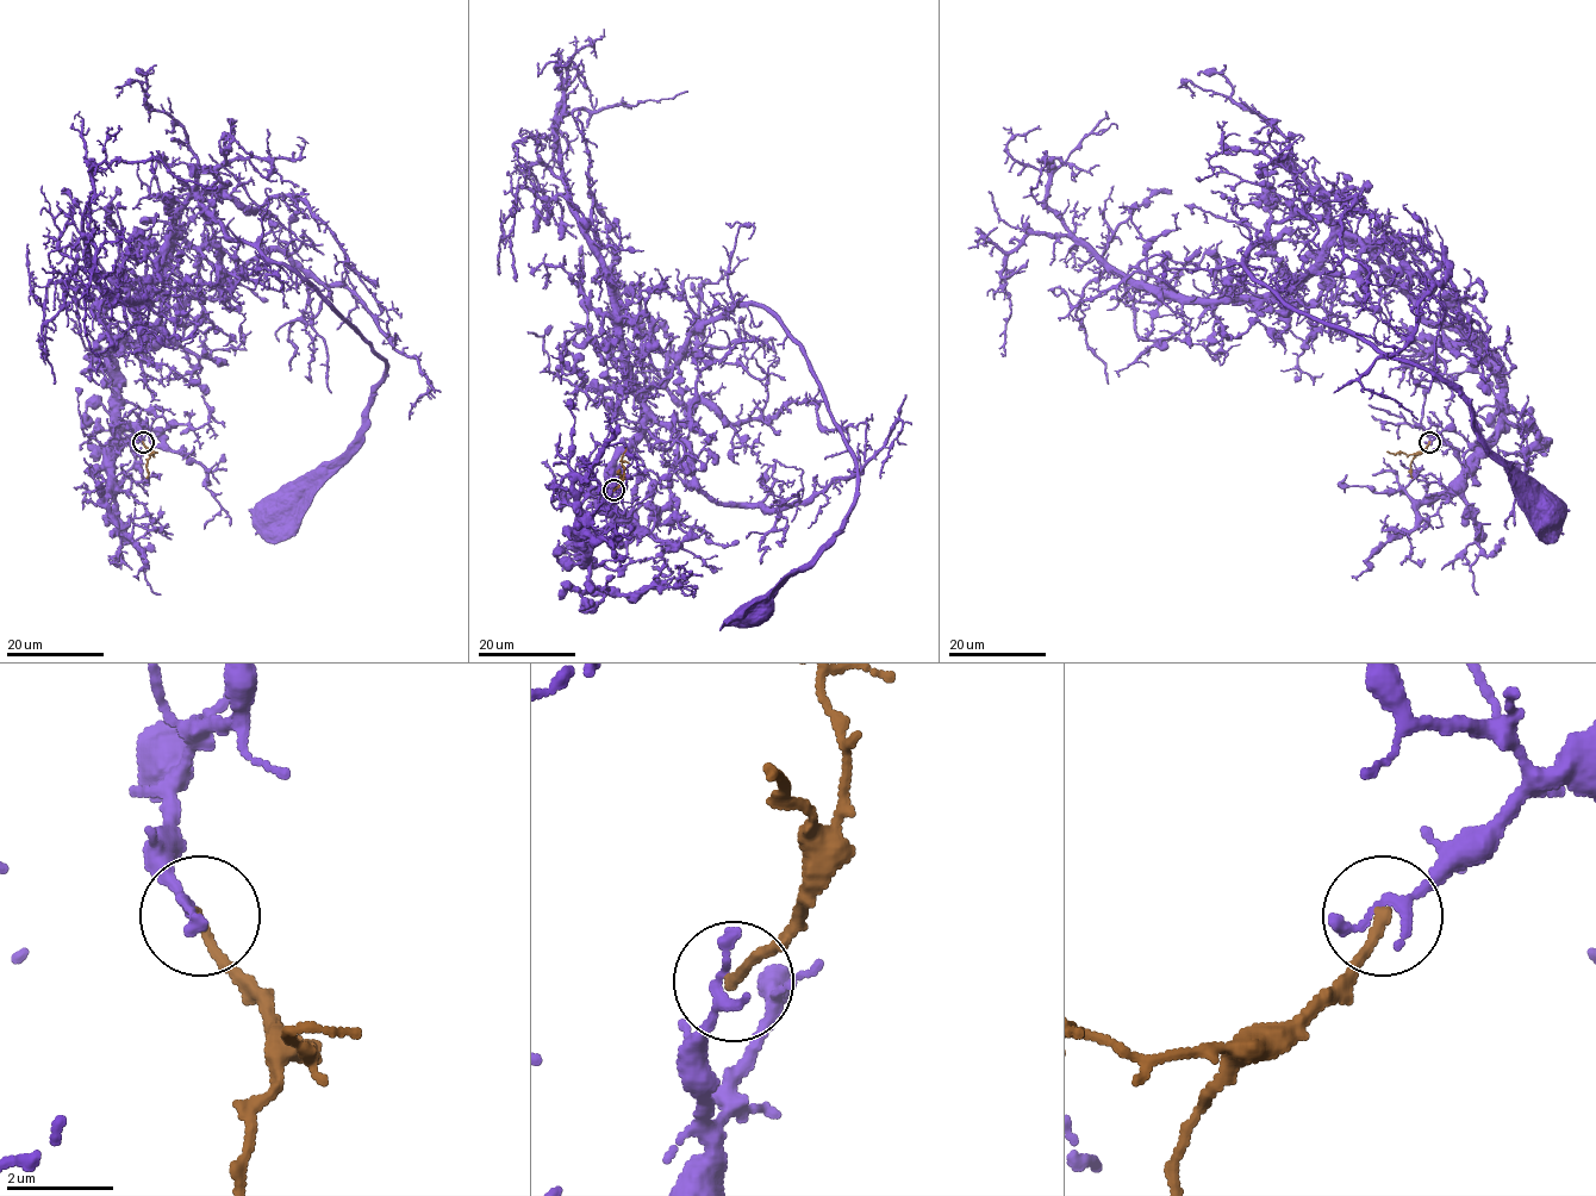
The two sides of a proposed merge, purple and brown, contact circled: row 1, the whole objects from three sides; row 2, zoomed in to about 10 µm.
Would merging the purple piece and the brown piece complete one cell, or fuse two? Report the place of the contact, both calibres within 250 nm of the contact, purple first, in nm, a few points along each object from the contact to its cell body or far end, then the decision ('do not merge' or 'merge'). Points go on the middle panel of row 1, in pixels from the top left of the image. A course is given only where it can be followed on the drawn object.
at (613, 490); 190 nm thick on the purple side, 160 nm on the other; purple runs (613, 490), (584, 561), (644, 394), (691, 330), (762, 305), (852, 453), (856, 499), (746, 614); brown runs (613, 490), (624, 472), (622, 456), (625, 447); do not merge

